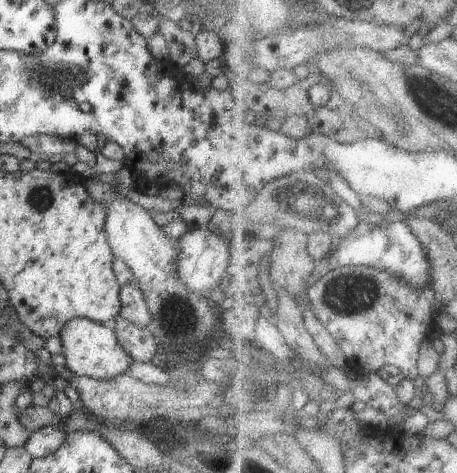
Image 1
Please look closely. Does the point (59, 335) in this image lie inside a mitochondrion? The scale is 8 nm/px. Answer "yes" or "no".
no

